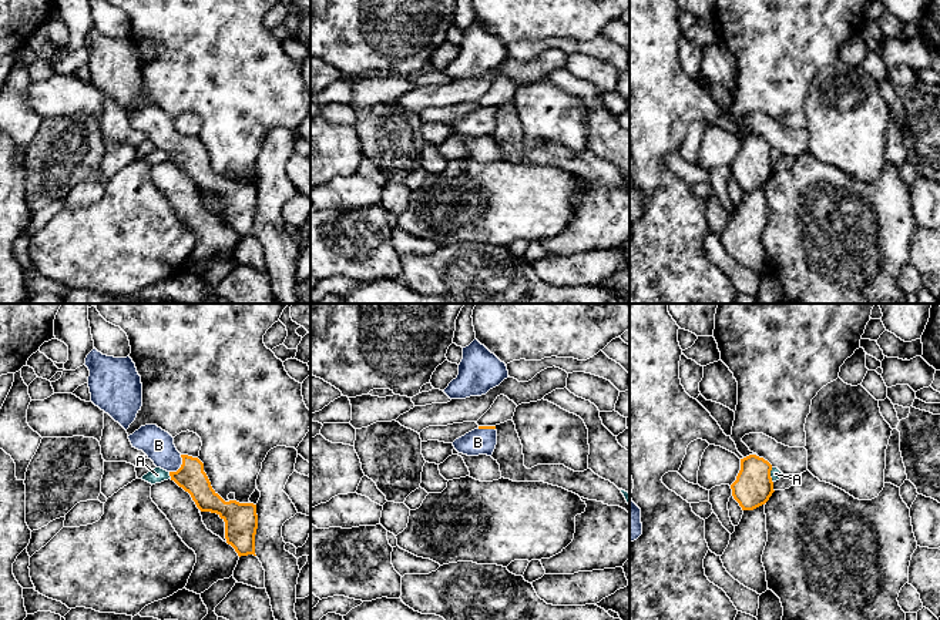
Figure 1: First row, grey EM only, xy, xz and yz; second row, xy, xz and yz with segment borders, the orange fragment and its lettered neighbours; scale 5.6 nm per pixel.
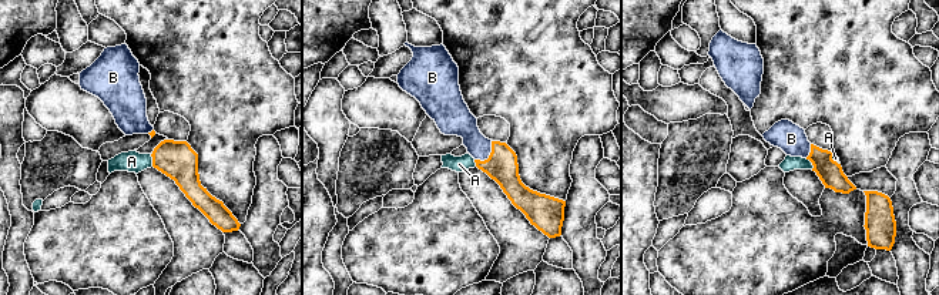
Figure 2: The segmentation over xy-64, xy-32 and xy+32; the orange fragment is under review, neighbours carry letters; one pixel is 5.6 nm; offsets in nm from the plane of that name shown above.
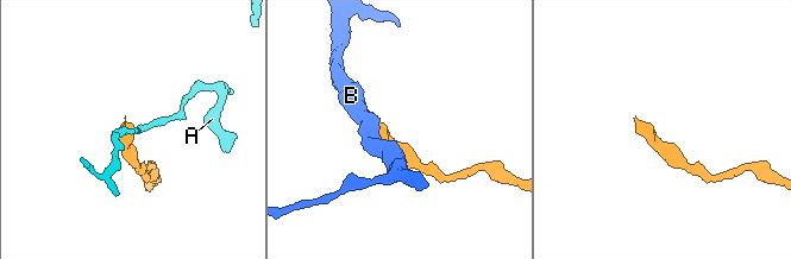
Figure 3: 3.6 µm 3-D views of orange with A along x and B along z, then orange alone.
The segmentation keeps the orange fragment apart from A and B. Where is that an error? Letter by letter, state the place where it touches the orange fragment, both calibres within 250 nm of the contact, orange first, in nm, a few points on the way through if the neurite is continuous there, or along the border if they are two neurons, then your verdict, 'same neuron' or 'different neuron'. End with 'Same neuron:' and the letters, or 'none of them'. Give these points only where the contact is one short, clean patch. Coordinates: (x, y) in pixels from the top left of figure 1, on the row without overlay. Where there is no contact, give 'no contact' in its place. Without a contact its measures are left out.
A: contact yz (769, 156); calibres 220 and 60 nm; border yz (771, 148), (772, 163); different neuron
B: contact xy (181, 147); calibres 160 and 180 nm; way xy (190, 157), (181, 147), (158, 126); same neuron
Same neuron: B

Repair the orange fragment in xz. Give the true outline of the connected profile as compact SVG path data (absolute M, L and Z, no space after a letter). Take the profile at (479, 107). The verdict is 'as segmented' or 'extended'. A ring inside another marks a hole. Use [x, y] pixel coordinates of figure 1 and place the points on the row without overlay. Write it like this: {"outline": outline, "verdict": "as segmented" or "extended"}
{"outline": "M479 107L453 123L459 134L467 137L491 137L497 125L496 107Z", "verdict": "extended"}

